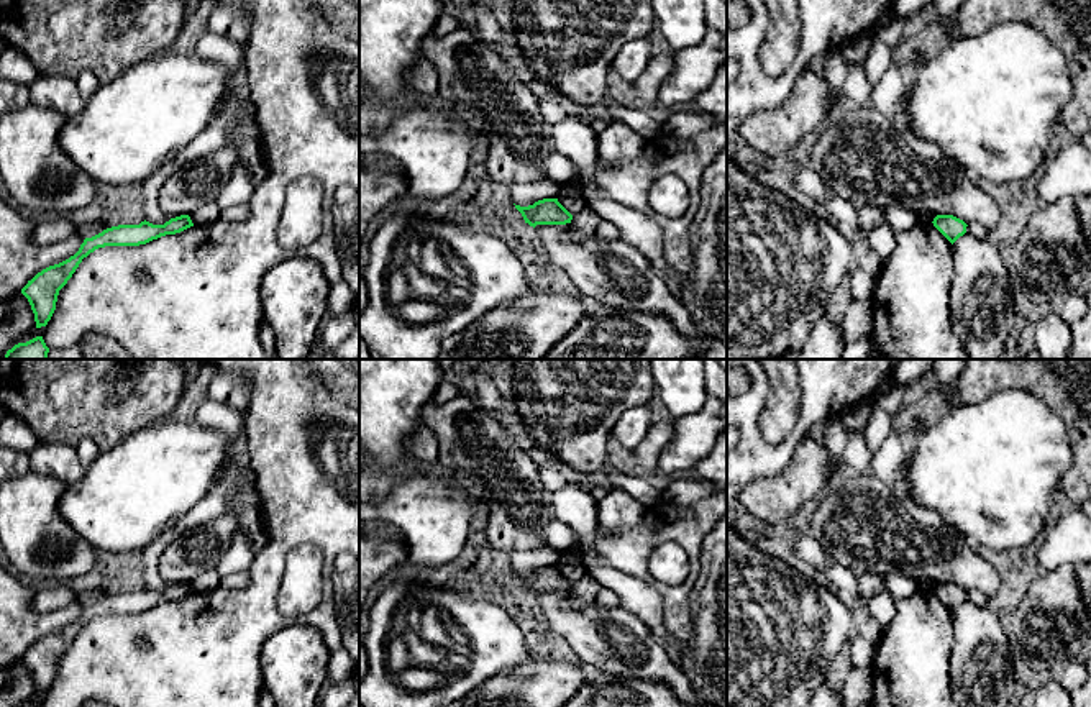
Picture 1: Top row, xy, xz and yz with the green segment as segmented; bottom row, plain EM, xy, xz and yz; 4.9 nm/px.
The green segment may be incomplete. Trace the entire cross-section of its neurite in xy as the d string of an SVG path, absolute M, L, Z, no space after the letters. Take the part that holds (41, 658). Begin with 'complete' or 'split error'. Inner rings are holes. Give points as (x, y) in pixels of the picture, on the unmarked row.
complete; M180 582L164 592L153 592L144 587L139 592L112 594L92 605L85 605L74 623L43 636L21 656L34 681L36 696L48 692L56 677L59 658L72 645L82 627L95 617L105 613L139 613L166 602L180 600L190 594L194 594L190 584Z

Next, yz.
complete; M937 582L934 594L953 612L966 600L966 591L953 582Z

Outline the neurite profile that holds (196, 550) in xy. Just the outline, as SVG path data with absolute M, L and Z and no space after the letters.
M223 515L184 530L159 558L159 574L169 584L190 582L202 572L215 569L231 545L240 522L236 515Z

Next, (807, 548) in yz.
M807 533L801 535L801 538L797 540L796 553L801 559L812 566L824 568L832 564L820 543Z

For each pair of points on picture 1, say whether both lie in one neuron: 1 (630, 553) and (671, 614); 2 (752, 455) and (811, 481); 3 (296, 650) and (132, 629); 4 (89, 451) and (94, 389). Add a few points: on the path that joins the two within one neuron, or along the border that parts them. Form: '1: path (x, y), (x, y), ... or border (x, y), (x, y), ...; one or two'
1: path (639, 570), (670, 597); one
2: border (806, 435), (791, 461), (780, 473), (748, 483); two
3: border (294, 622), (276, 630), (263, 645), (263, 684); two
4: border (76, 445), (84, 438), (91, 438), (100, 450); two

